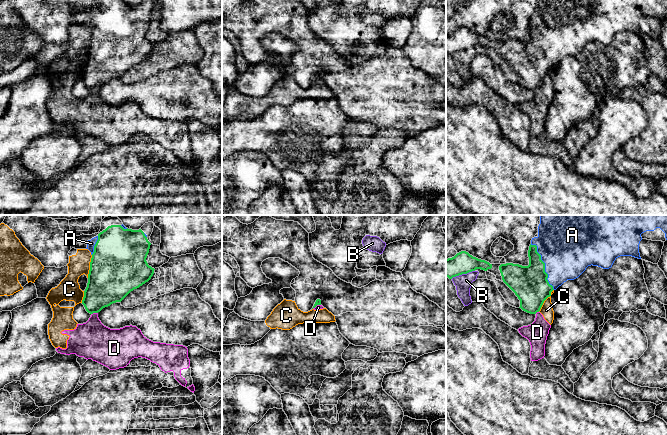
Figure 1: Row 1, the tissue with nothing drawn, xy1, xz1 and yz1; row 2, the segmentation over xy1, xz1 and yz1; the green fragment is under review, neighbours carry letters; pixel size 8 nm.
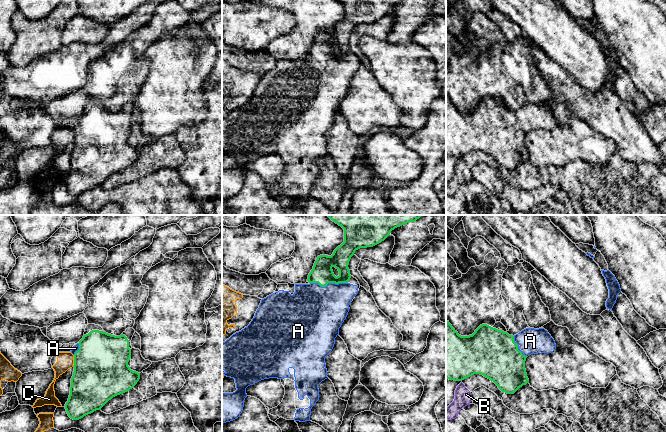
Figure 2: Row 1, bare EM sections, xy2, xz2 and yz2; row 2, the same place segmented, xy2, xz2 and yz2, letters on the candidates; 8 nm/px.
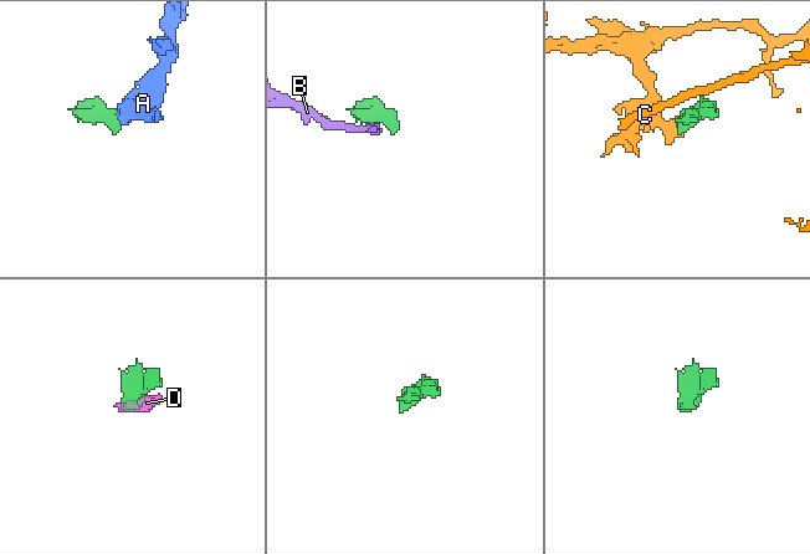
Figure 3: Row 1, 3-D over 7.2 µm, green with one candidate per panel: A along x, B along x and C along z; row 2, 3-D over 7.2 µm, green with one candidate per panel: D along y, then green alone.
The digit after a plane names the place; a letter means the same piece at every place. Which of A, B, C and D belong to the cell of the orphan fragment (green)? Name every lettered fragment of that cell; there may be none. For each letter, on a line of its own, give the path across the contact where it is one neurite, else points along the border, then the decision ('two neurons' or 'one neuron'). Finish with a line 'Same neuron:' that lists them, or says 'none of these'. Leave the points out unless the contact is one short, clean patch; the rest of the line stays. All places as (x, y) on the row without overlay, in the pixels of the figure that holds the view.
A: one neuron
B: border yz1 (474, 46), (451, 54); two neurons
C: two neurons
D: border xy1 (97, 88), (92, 90); two neurons
Same neuron: A

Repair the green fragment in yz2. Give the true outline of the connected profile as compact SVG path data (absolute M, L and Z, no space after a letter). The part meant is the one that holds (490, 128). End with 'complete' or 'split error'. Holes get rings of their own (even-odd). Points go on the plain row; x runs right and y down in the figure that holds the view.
M446 96L446 155L462 157L480 150L493 157L502 168L514 170L529 159L525 145L526 134L539 128L551 129L555 125L554 115L544 104L526 104L513 112L482 100L472 111L461 112Z; split error

